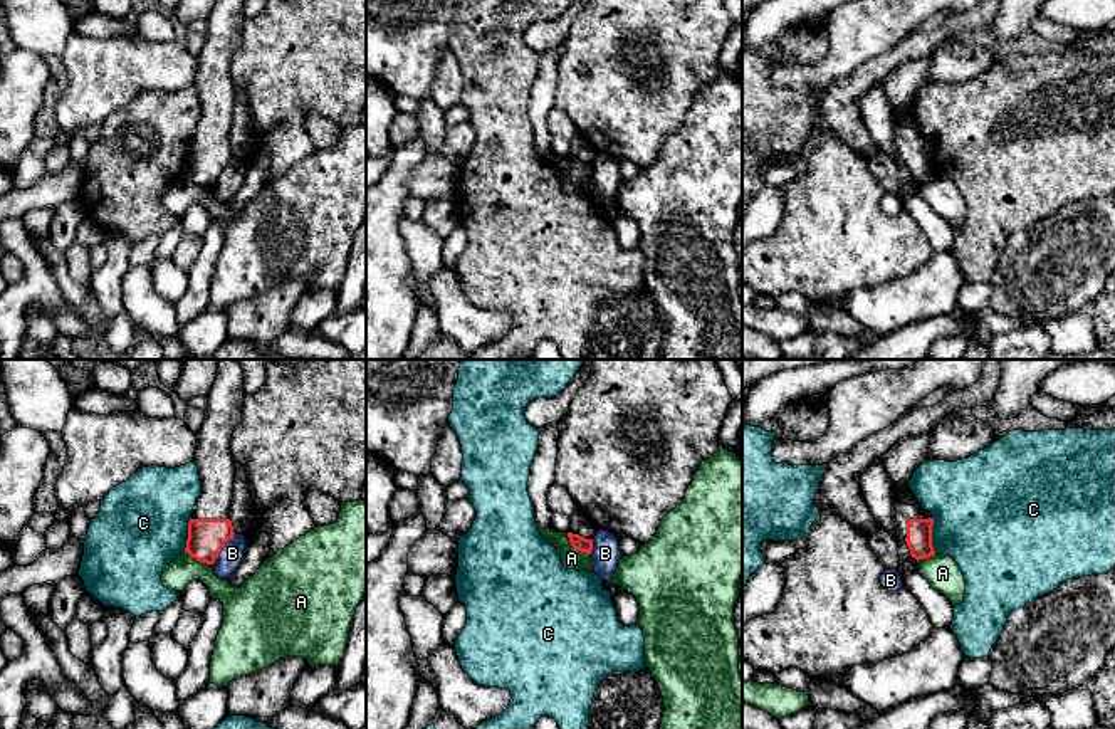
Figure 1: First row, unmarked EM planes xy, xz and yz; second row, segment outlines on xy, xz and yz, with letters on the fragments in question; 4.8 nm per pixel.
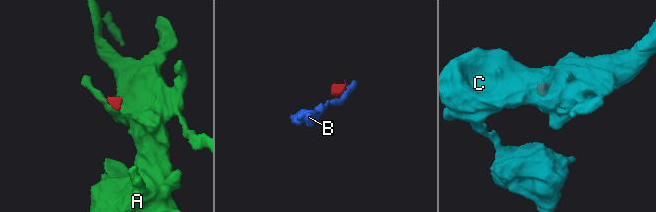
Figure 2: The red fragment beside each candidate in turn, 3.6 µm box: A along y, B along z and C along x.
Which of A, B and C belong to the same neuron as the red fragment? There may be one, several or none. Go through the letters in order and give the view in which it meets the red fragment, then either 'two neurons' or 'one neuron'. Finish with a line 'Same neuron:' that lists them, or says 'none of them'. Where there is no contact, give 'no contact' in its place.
A: xz | two neurons
B: xy | two neurons
C: yz | two neurons
Same neuron: none of them

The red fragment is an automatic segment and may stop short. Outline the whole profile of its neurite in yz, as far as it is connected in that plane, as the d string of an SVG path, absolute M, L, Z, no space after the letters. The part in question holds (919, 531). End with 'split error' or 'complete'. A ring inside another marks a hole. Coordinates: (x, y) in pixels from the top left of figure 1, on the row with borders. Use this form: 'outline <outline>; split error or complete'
outline M908 482L895 490L892 519L895 522L897 538L907 543L912 558L917 561L934 556L934 519L930 511L915 499Z; split error

